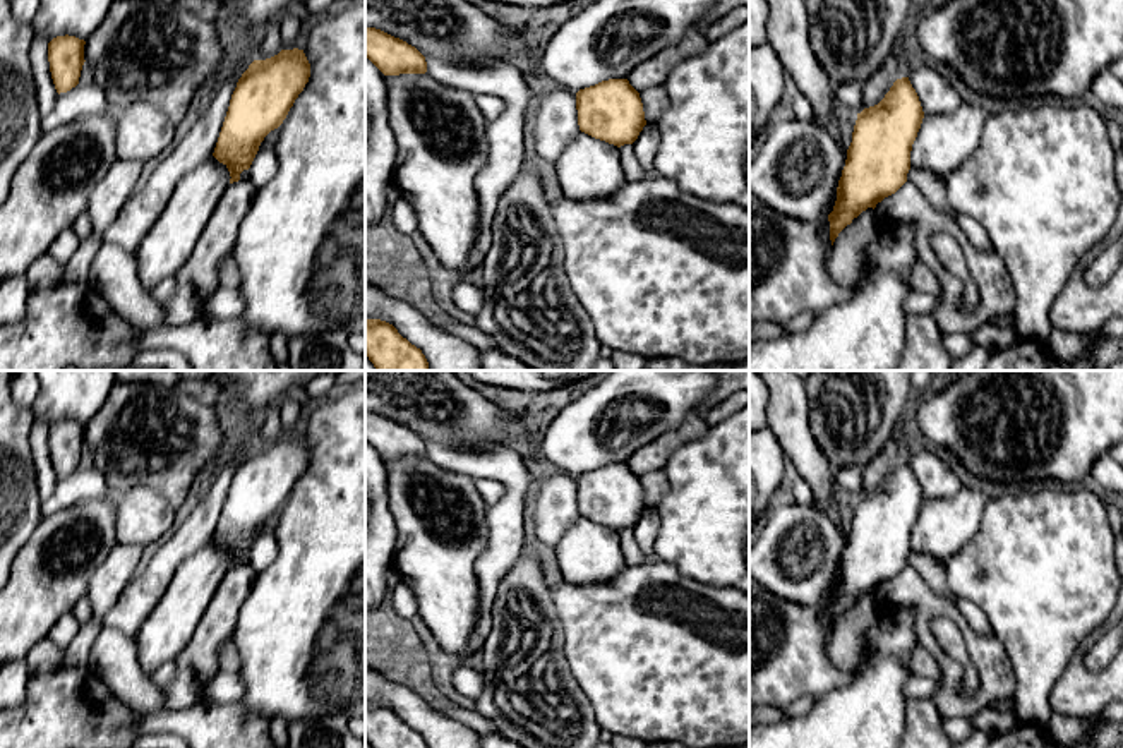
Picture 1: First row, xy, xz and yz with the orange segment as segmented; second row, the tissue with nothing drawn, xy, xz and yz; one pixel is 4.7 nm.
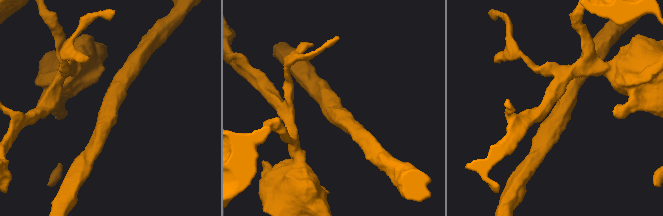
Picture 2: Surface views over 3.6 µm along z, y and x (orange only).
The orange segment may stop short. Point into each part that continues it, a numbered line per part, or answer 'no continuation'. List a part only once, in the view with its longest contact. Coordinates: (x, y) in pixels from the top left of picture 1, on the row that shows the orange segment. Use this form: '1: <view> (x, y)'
no continuation

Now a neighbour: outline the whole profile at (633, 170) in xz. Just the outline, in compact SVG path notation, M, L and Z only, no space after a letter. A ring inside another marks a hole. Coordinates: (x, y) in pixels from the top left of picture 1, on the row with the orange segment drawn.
M624 144L619 148L621 151L621 165L628 182L638 182L646 178L646 172L638 161L633 144Z

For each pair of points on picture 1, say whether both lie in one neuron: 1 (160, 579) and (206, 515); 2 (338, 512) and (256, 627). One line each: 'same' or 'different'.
1: same
2: same

